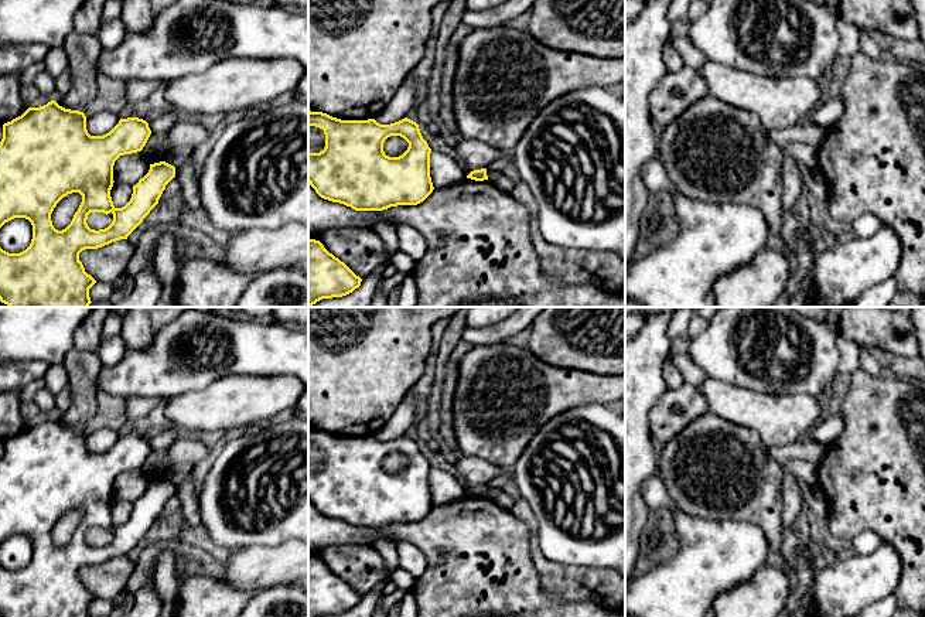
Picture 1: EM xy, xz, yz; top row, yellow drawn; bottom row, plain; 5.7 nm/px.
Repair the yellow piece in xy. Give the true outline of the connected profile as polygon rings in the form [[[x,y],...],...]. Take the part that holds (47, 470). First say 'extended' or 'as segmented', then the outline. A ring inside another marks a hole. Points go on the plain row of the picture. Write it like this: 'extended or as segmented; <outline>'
as segmented; [[[55,417],[40,425],[28,425],[21,433],[3,442],[0,459],[0,545],[14,536],[25,535],[33,542],[30,563],[20,570],[8,570],[0,565],[0,617],[91,617],[89,606],[96,597],[85,589],[79,570],[85,566],[98,566],[127,553],[143,539],[158,521],[165,502],[175,494],[175,484],[165,480],[150,481],[149,490],[133,502],[130,518],[116,525],[110,507],[113,504],[115,478],[124,471],[141,468],[151,447],[149,440],[139,434],[120,436],[119,440],[103,453],[91,453],[86,447],[83,429],[59,423]],[[79,509],[82,519],[71,541],[58,548],[54,545],[51,531],[57,521],[68,511]],[[91,529],[113,531],[112,541],[105,546],[91,546],[86,541]]]

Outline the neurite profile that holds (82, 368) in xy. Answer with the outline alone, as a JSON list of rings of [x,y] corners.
[[[72,348],[64,357],[62,365],[69,378],[71,406],[59,415],[54,415],[59,423],[83,429],[99,409],[96,399],[98,376],[102,368],[98,352]]]

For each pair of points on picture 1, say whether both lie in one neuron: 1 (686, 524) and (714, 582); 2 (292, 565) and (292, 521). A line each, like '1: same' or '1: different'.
1: same
2: different

